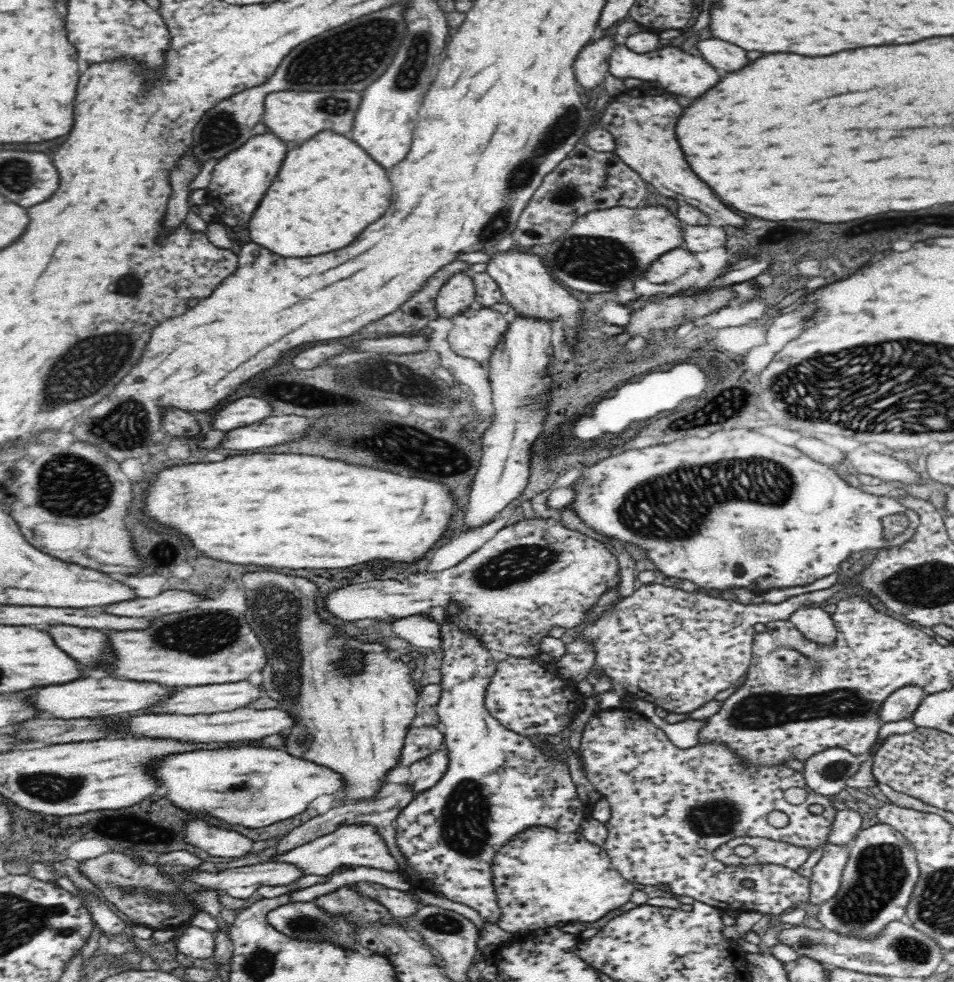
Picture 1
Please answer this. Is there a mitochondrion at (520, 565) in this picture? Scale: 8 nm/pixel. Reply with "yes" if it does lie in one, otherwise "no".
yes

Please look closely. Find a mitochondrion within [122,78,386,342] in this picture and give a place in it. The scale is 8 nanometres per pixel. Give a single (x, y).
(221, 130)

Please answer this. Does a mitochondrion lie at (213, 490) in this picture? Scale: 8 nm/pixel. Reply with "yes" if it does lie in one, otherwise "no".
no

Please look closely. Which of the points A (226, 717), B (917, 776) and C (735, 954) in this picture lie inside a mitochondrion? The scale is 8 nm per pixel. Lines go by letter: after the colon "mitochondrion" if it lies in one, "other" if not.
A: other
B: other
C: other

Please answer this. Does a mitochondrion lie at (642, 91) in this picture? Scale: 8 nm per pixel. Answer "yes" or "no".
no

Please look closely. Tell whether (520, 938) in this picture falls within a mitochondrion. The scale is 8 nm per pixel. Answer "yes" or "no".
no

